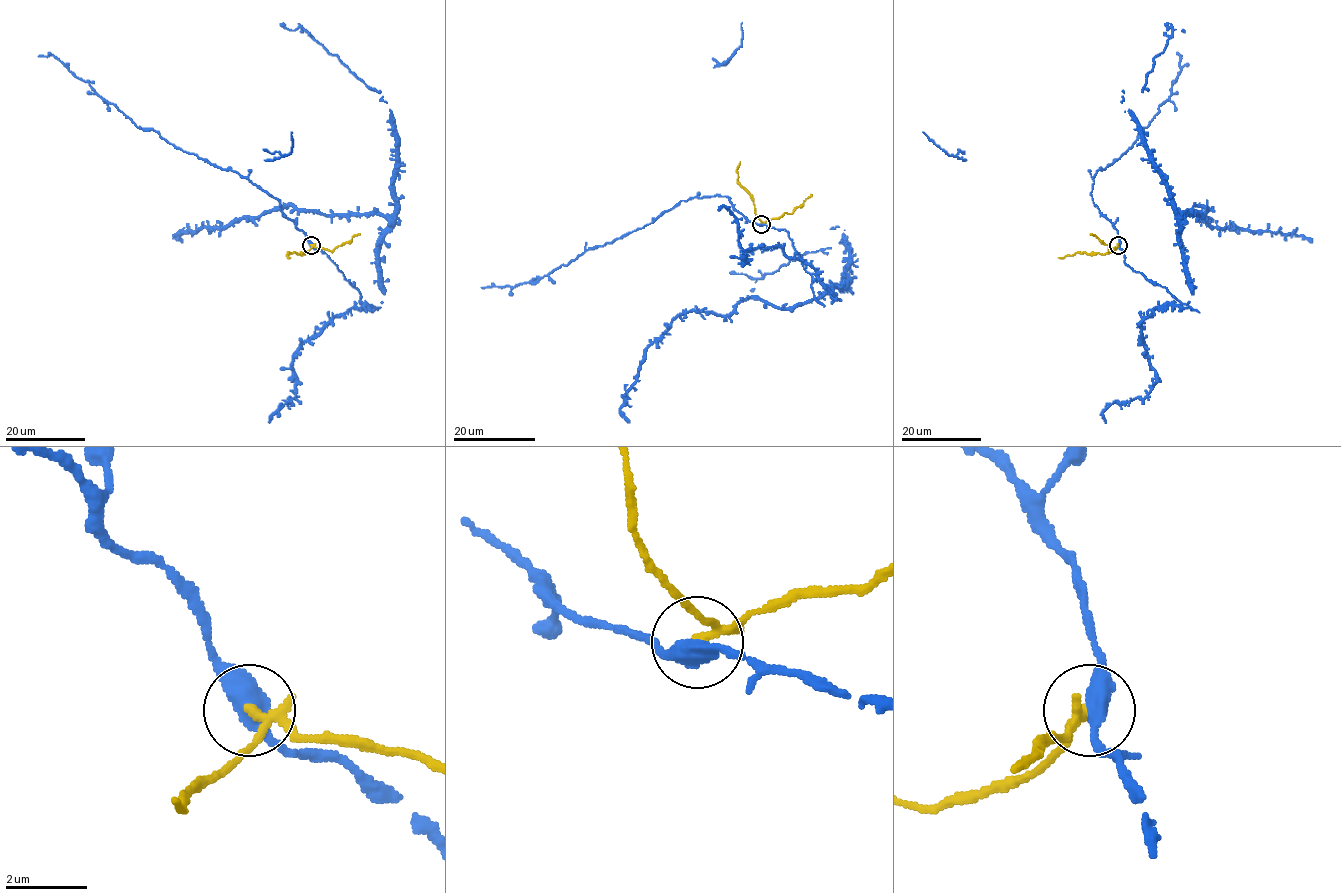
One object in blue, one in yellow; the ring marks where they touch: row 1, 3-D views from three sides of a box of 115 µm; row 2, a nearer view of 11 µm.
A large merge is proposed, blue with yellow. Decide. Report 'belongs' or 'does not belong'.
does not belong

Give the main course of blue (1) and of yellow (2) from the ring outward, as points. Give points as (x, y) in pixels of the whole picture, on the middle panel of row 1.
1: (761, 224), (784, 229), (836, 298), (841, 287), (679, 314), (647, 349), (629, 422)
2: (761, 223), (752, 196), (738, 181), (740, 161)

